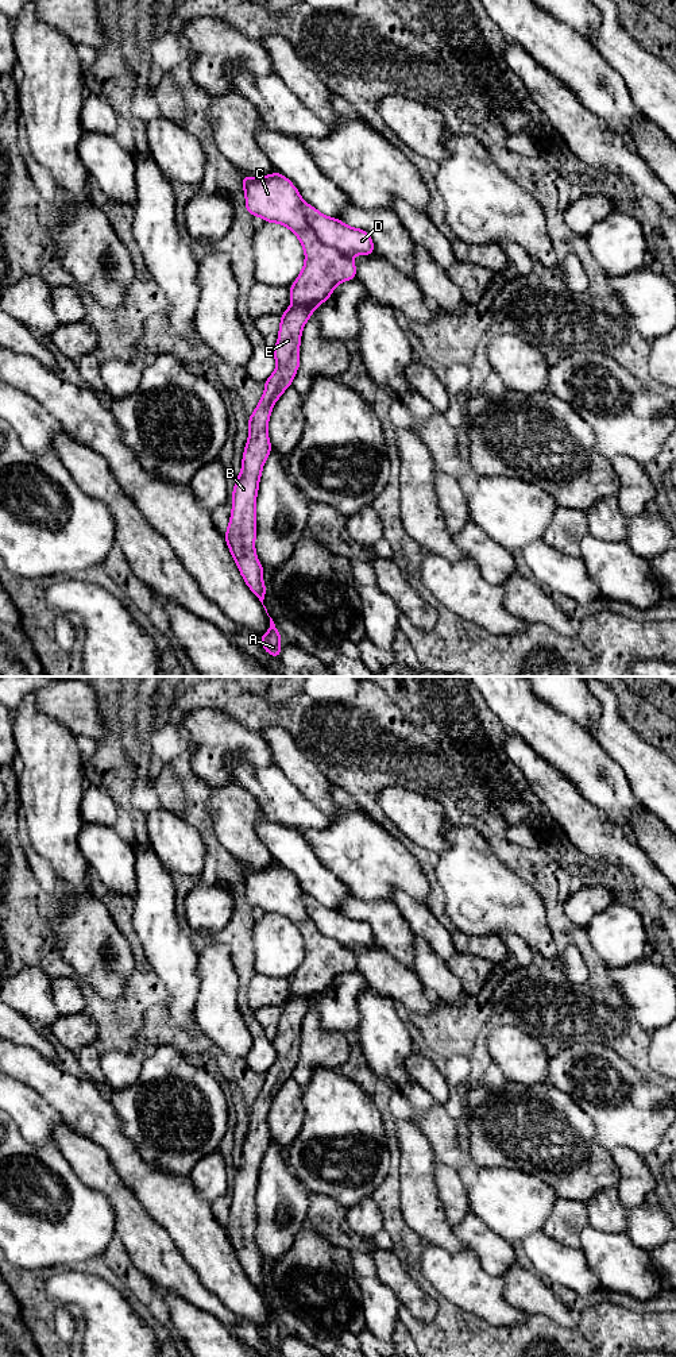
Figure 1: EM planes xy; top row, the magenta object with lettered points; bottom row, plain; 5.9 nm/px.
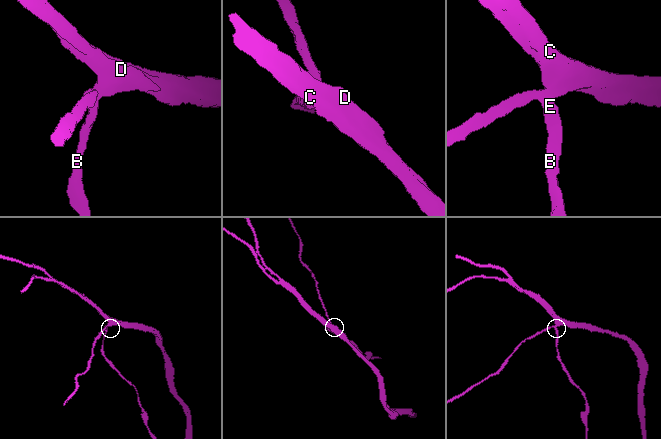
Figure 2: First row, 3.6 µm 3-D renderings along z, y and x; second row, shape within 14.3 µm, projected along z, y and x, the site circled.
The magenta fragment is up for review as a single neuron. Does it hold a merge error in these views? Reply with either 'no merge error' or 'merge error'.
merge error

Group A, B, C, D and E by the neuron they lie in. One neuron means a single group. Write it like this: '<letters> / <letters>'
A B E / C D

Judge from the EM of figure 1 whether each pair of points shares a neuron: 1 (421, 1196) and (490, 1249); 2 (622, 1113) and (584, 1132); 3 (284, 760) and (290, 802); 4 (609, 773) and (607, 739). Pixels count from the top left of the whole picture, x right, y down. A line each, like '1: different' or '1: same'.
1: different
2: different
3: different
4: different

